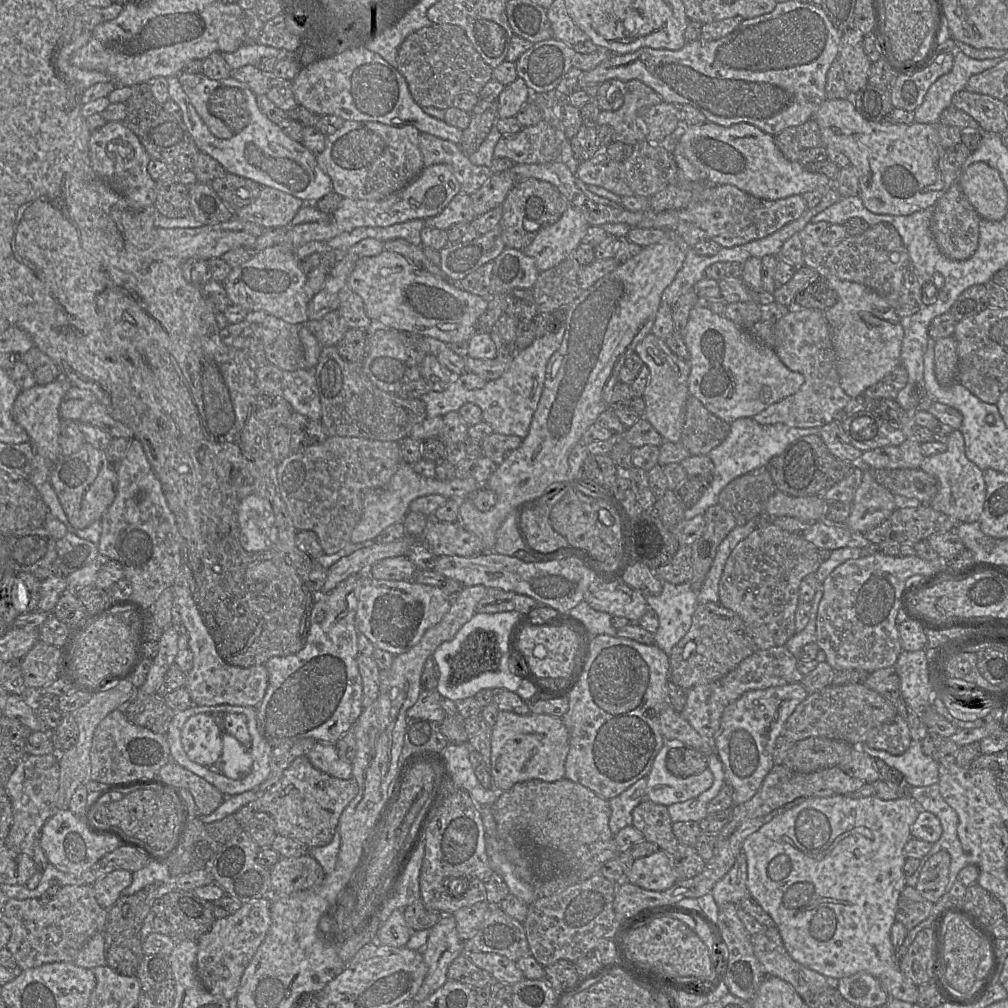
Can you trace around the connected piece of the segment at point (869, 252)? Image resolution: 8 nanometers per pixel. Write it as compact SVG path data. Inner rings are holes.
M826 221L808 223L799 236L803 245L804 266L813 268L819 276L837 277L841 280L860 283L882 297L902 318L919 311L921 285L908 250L901 236L888 222L869 226L860 235L848 235L835 246L826 246L821 242L821 235L831 224Z

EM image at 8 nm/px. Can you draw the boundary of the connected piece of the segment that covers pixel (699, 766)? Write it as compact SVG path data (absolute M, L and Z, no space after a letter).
M677 745L669 748L666 768L678 778L688 778L706 770L708 763L704 753L686 745Z

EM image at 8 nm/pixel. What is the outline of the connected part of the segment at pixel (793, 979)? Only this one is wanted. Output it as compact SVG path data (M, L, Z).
M777 927L764 928L758 934L751 935L753 951L767 976L778 977L792 986L792 988L802 997L804 994L815 994L822 992L829 986L832 981L824 975L811 970L795 961L786 951L781 934Z

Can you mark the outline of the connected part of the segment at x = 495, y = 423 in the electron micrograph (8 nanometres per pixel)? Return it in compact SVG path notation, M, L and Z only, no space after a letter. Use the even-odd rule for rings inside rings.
M565 323L559 329L536 338L528 347L517 351L510 367L497 379L487 381L481 389L468 390L455 376L448 388L442 392L429 391L420 398L427 409L427 418L444 416L458 411L464 404L472 403L482 410L483 421L489 424L494 433L514 435L524 439L537 409L545 382L546 366L551 356L559 349L565 334Z

